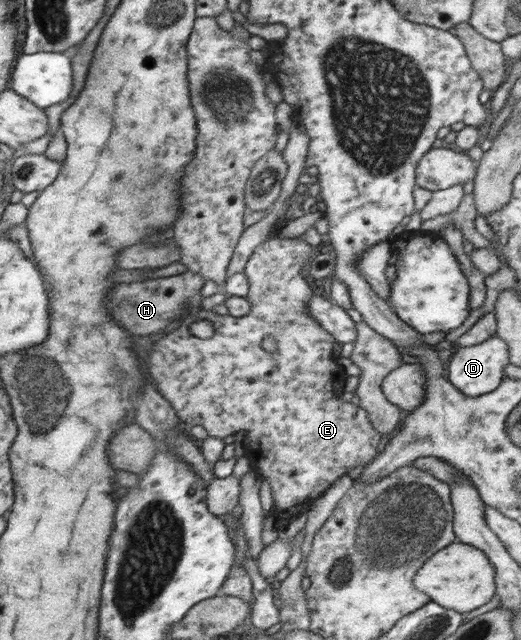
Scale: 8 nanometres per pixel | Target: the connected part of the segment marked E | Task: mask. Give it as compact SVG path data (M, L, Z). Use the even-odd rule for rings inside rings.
M280 225L276 226L273 231L267 235L262 243L259 243L248 256L246 265L243 269L243 274L246 276L248 282L248 291L246 298L249 300L251 309L249 313L242 317L232 317L231 315L219 316L212 311L206 311L202 308L198 311L191 312L179 320L179 325L172 332L163 335L158 342L154 342L150 355L148 355L148 365L146 365L146 371L150 375L150 381L155 381L157 384L157 392L160 393L165 399L173 405L174 411L177 412L178 418L182 419L184 425L190 427L199 425L206 430L206 433L210 437L223 438L226 435L233 435L235 431L246 432L246 449L247 456L251 459L252 470L262 479L268 482L271 487L271 498L273 499L272 512L274 514L275 522L280 528L290 521L292 515L300 513L308 509L310 501L320 497L322 491L326 491L338 477L342 477L348 469L356 467L356 465L366 464L376 454L376 448L380 443L381 435L374 430L374 427L368 422L368 416L366 411L362 410L359 406L353 405L350 402L346 403L334 403L338 401L338 395L342 393L342 381L347 379L347 375L344 373L344 369L340 369L340 365L336 365L332 361L332 337L329 332L325 330L309 314L309 307L307 301L311 298L312 291L308 287L308 283L304 281L304 277L300 275L300 269L302 265L306 263L306 259L312 255L314 246L309 245L304 241L304 237L298 236L295 238L284 238L281 236ZM205 319L211 323L213 332L210 337L206 339L200 339L194 337L189 330L190 324L194 320ZM266 337L271 337L275 341L275 350L272 353L266 353L265 349L261 346L261 343L265 341Z

